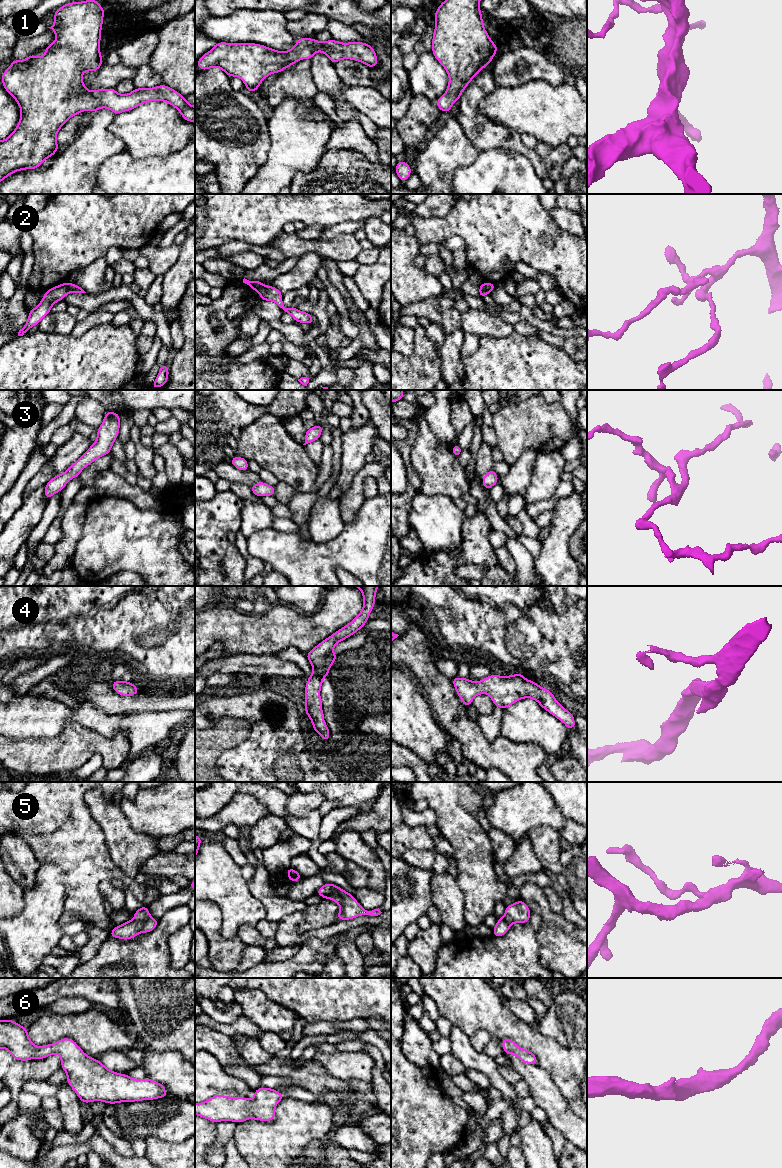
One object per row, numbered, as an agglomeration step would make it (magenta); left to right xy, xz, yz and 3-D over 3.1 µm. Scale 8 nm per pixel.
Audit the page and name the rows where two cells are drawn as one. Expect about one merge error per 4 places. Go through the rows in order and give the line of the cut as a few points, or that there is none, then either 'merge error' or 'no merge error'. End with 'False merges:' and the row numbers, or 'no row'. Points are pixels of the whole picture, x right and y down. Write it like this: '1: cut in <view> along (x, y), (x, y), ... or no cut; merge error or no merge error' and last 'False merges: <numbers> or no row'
1: no cut; no merge error
2: cut in xy along (63, 283), (68, 292); merge error
3: no cut; no merge error
4: no cut; no merge error
5: no cut; no merge error
6: no cut; no merge error
False merges: 2

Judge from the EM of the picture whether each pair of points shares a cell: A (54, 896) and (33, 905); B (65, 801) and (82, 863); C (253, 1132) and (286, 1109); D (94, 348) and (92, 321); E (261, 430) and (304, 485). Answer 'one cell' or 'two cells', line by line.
A: one cell
B: one cell
C: one cell
D: two cells
E: one cell

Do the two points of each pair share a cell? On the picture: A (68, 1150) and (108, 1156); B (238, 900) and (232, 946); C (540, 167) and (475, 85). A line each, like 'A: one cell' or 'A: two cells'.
A: one cell
B: two cells
C: one cell

